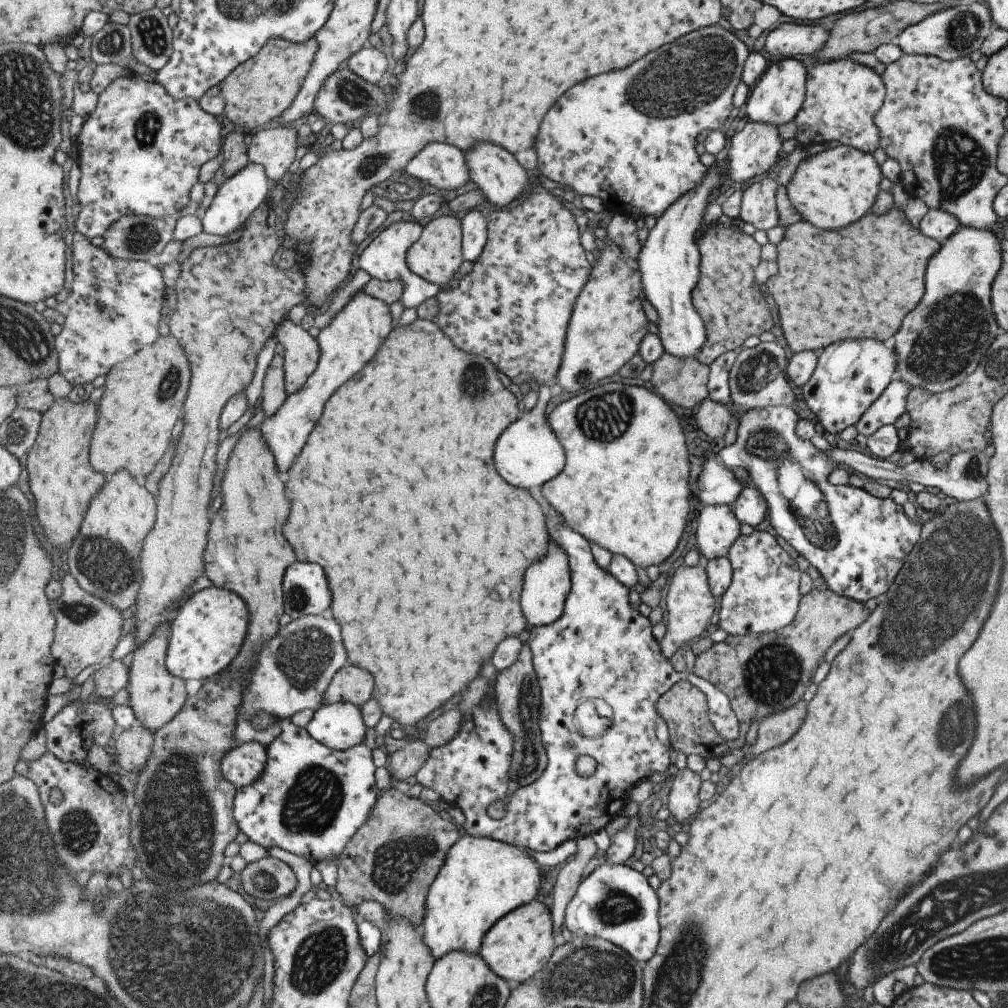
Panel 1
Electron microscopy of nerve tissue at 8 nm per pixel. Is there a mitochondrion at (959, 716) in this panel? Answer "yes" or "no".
yes

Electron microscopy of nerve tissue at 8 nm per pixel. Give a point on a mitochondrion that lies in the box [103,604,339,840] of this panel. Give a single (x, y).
(302, 660)

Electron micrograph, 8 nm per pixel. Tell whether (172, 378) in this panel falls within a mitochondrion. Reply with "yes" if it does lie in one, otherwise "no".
yes

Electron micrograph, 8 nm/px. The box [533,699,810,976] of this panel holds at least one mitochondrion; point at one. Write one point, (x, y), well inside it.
(614, 905)

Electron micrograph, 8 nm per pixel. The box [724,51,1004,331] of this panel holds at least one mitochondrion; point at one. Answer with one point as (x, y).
(960, 159)

